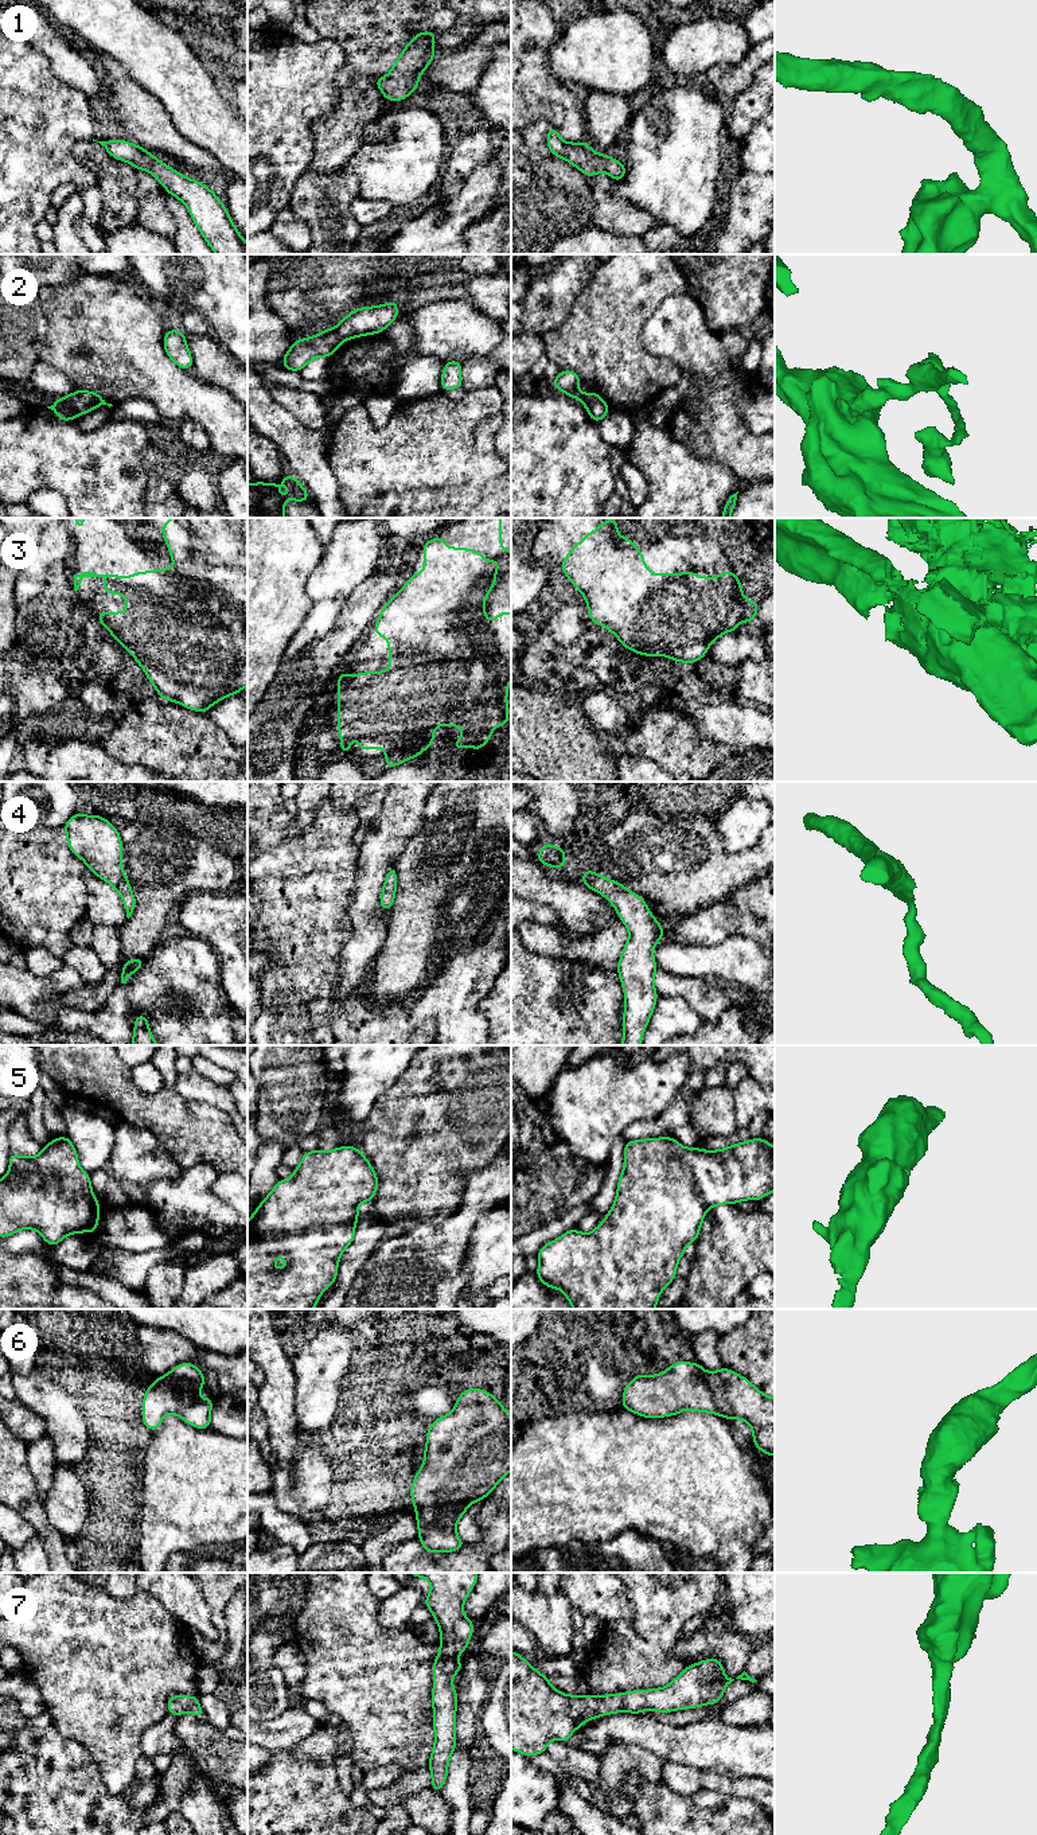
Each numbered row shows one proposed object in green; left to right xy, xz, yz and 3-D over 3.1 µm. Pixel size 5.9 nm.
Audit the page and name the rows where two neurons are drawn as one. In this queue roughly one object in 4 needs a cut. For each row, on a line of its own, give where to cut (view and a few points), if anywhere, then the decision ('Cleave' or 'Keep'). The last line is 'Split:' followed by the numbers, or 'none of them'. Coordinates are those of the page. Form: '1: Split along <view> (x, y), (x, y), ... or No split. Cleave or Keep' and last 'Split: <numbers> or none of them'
1: No split. Keep
2: Split along xy (70, 394), (71, 404), (78, 415). Cleave
3: No split. Keep
4: No split. Keep
5: No split. Keep
6: No split. Keep
7: No split. Keep
Split: 2

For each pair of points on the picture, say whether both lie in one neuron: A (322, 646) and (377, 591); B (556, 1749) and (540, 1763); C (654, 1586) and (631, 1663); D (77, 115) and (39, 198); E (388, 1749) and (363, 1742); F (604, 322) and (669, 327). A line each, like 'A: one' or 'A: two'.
A: one
B: two
C: one
D: one
E: one
F: two

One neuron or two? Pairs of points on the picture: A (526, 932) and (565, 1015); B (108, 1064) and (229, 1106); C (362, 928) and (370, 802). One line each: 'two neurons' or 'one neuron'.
A: two neurons
B: two neurons
C: two neurons

